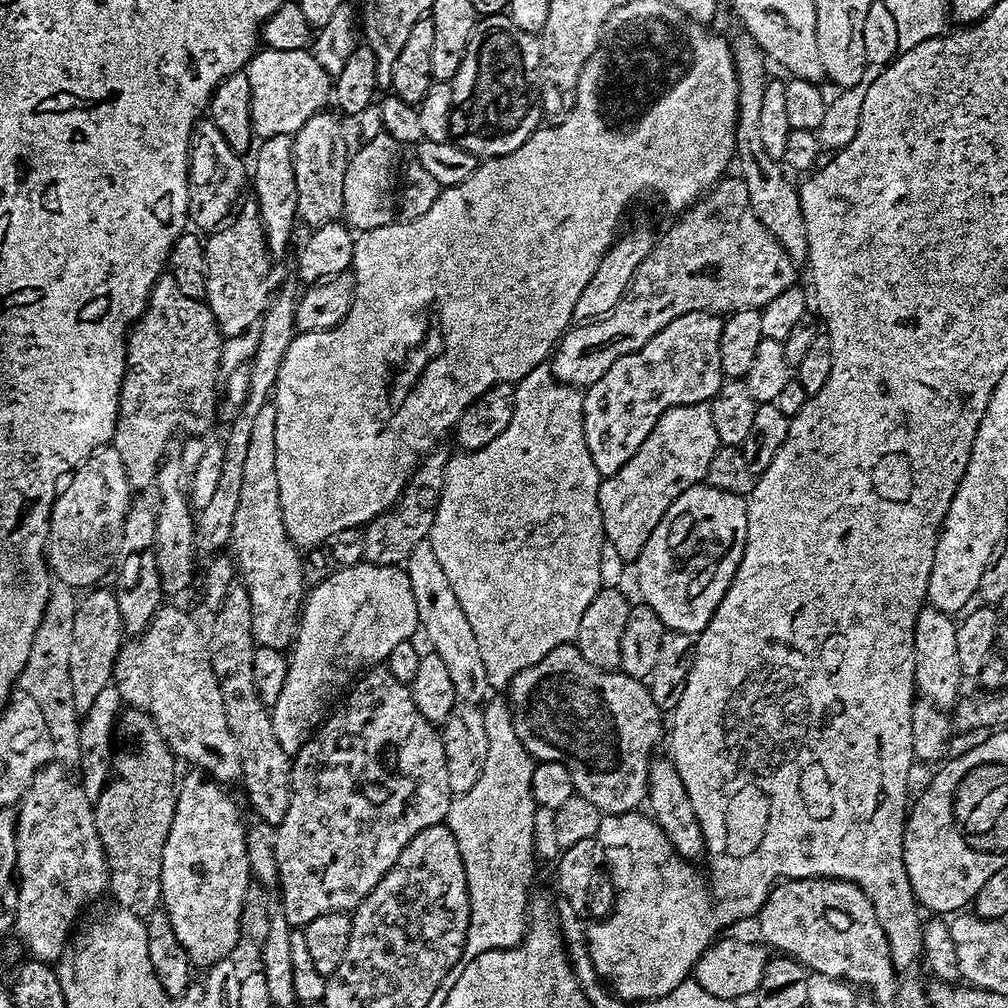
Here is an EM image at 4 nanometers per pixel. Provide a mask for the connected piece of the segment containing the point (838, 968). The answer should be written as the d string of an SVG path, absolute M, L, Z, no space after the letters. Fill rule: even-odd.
M809 878L806 880L785 880L772 889L758 913L761 920L761 941L766 942L772 950L779 946L776 935L784 932L785 948L783 955L799 960L805 968L818 974L826 974L835 980L845 981L853 986L861 984L870 993L877 1005L884 1006L897 999L898 973L892 964L892 955L886 934L882 930L882 922L878 922L878 914L874 912L872 899L864 890L851 880L833 882L828 878Z

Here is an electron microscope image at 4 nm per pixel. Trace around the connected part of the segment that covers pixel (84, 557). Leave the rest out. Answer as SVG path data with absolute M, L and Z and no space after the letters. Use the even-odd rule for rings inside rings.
M111 446L97 448L89 460L84 461L72 473L67 483L61 487L52 507L46 555L50 570L59 583L61 580L62 583L69 584L72 588L88 590L99 585L103 581L100 579L108 571L110 571L109 573L113 571L114 565L121 555L120 543L124 537L128 510L133 503L134 489L126 478L126 466L122 466L122 458L118 454L118 450Z

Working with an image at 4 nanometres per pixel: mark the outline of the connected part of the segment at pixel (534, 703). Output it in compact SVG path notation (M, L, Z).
M575 643L563 644L550 650L542 662L534 662L534 666L519 672L506 689L506 700L512 709L514 728L524 749L537 761L556 760L565 764L570 788L575 795L594 802L594 806L598 806L604 814L630 812L645 803L648 765L654 756L652 747L666 732L665 725L664 728L660 725L661 710L654 698L650 698L645 681L635 680L622 670L603 672L582 658Z

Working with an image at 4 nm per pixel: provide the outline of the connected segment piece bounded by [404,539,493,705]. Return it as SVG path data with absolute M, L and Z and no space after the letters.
M423 540L414 546L404 569L410 578L421 631L425 632L431 643L431 651L436 652L438 658L442 658L443 664L446 665L457 701L483 705L489 699L493 686L490 678L486 678L486 666L478 650L478 640L474 637L470 622L467 621L466 614L463 613L462 606L459 605L429 540Z

